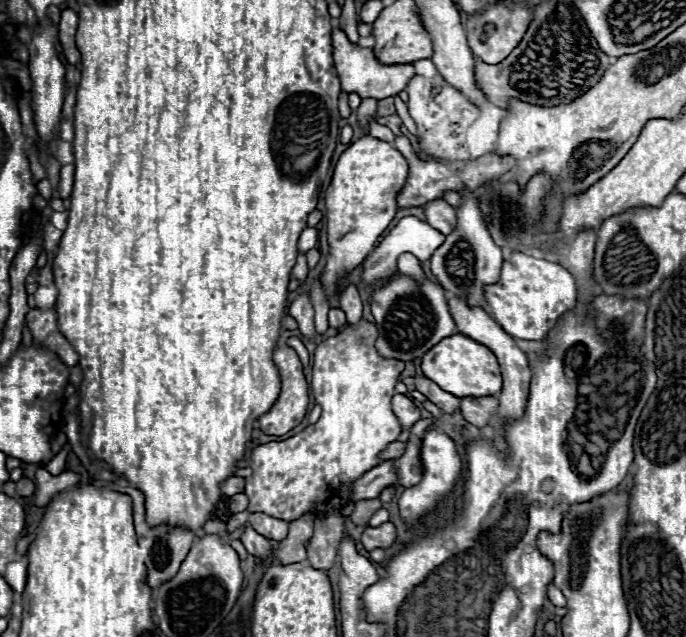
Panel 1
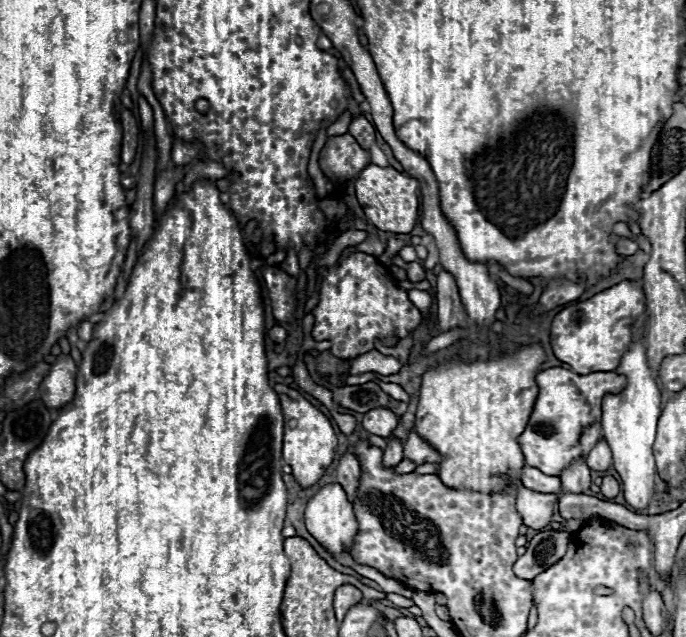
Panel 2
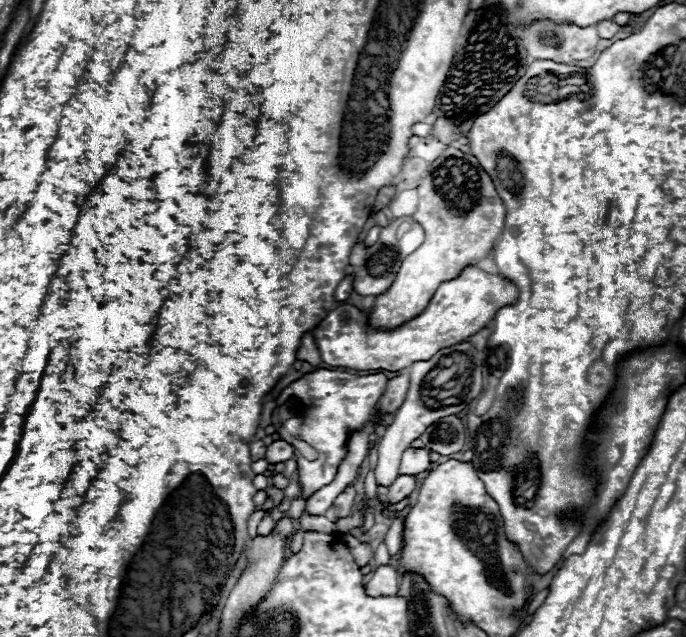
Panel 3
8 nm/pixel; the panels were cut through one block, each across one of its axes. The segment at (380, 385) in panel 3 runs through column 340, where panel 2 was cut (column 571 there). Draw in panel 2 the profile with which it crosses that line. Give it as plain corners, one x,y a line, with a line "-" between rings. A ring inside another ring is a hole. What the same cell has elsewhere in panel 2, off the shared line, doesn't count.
548,368
538,372
538,398
526,430
518,436
526,464
540,468
544,474
560,476
560,472
578,456
586,456
600,434
600,410
602,398
608,392
620,392
626,386
626,378
616,372
592,372
576,374
564,368

